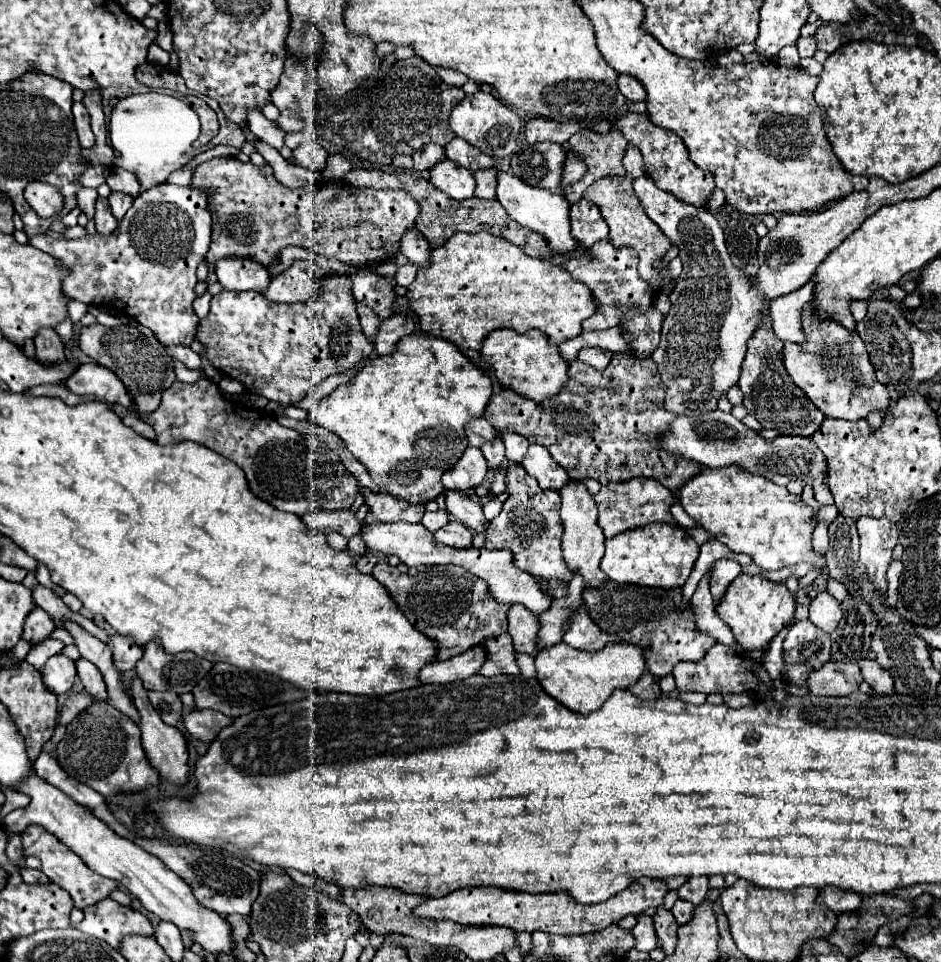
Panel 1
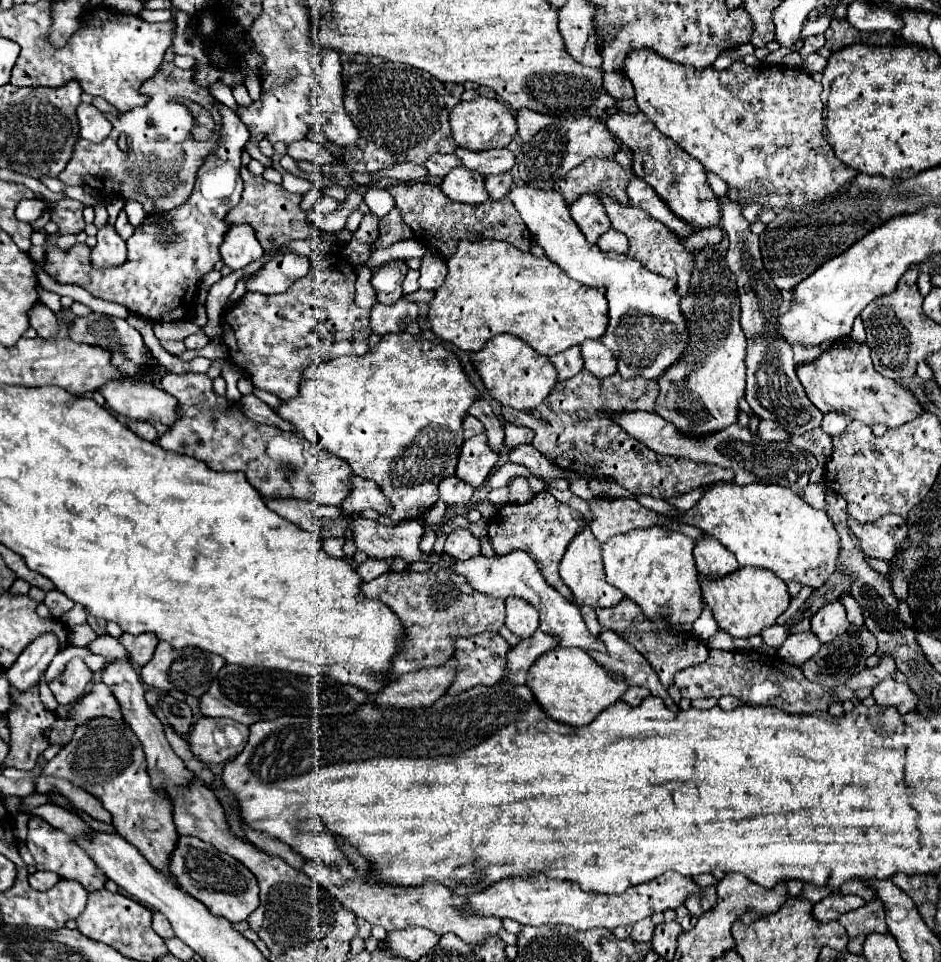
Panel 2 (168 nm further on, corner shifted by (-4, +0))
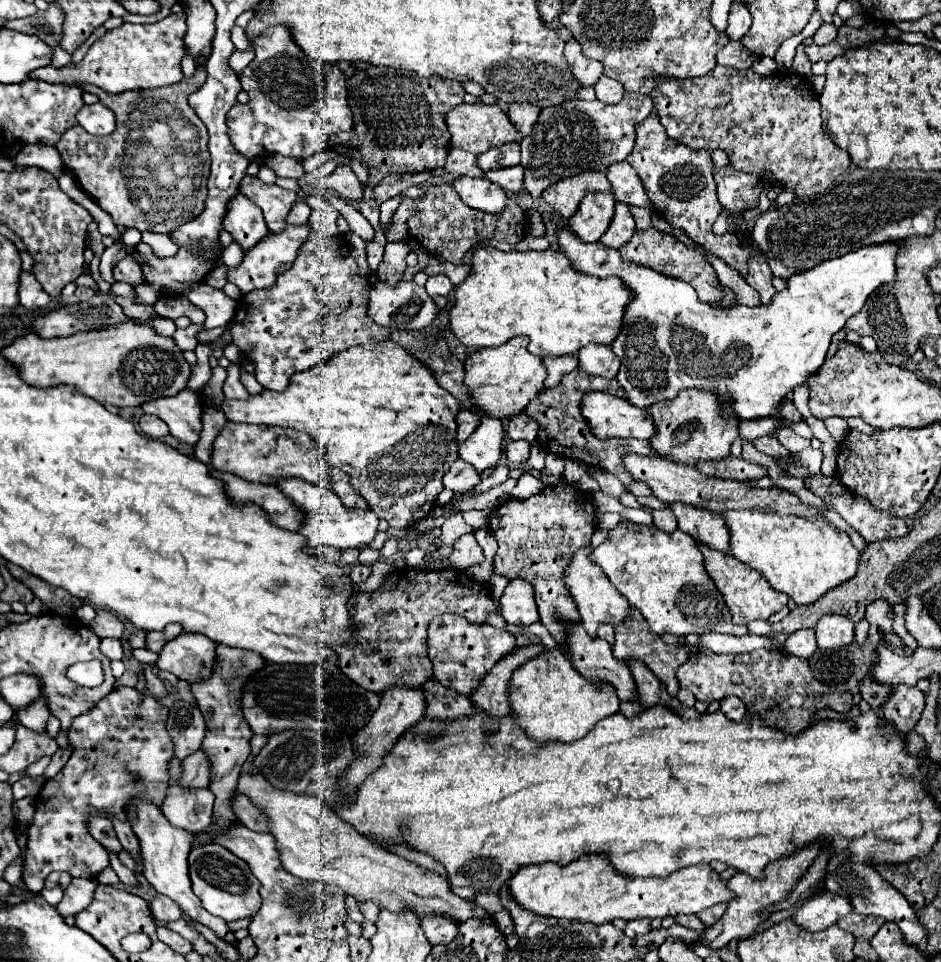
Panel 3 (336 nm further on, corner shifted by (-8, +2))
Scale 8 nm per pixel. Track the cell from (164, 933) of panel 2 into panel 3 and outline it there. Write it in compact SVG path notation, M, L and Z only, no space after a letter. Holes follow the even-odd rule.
M162 894L154 896L154 900L152 900L152 912L162 922L172 922L172 920L176 920L176 918L182 916L182 912L174 904L174 900L170 900L168 896L162 896Z

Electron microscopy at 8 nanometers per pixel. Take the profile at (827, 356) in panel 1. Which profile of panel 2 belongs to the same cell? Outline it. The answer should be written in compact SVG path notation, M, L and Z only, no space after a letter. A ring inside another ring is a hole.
M852 336L838 338L832 342L828 350L820 354L818 360L800 364L796 368L796 374L810 398L810 402L822 412L842 412L850 416L852 420L860 420L868 426L874 424L886 424L888 428L898 428L910 420L914 420L920 412L922 406L914 398L910 390L904 386L896 384L894 380L884 378L878 374L872 366L870 358L870 348L866 344L856 342Z

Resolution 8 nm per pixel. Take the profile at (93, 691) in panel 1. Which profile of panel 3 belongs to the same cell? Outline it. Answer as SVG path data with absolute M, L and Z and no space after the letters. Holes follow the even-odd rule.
M116 688L90 712L74 720L68 734L74 752L66 766L54 778L46 780L40 794L36 796L36 812L28 828L28 850L22 874L22 880L30 892L38 894L44 888L44 878L54 870L68 872L74 878L96 878L110 864L108 850L88 832L90 816L112 816L118 820L126 820L126 804L134 798L150 800L152 804L162 806L166 788L170 784L168 768L174 756L172 740L166 732L166 714L168 708L158 698L136 688Z

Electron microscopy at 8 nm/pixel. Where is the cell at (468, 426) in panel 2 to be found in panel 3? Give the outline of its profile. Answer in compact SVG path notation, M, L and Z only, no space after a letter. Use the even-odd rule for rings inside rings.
M460 408L460 414L456 416L456 424L458 424L458 442L466 440L478 426L478 414L466 410L466 408Z

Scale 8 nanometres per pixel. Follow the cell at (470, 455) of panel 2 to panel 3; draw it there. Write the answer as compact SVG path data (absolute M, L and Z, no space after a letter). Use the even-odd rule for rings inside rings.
M480 416L478 428L472 436L460 442L460 458L472 464L478 472L492 468L502 456L502 440L504 440L504 426L496 418Z

